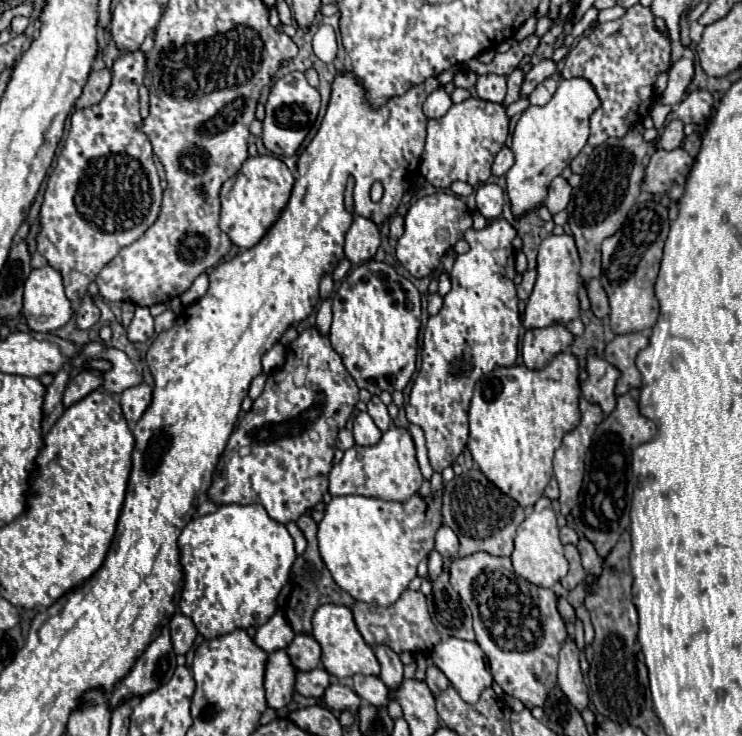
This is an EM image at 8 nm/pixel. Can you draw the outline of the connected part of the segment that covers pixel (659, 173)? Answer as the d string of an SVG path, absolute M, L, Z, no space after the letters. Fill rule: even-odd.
M656 149L646 167L644 189L654 195L666 193L670 199L678 201L680 195L684 193L686 175L692 167L692 161L694 159L684 149L674 151Z

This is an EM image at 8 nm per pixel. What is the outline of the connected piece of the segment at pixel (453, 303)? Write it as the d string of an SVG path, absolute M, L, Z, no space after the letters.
M494 219L482 231L468 229L464 239L470 243L470 251L456 257L450 273L452 289L444 297L440 313L428 319L422 367L410 391L406 417L422 427L434 471L450 467L466 447L468 405L474 383L496 367L512 367L518 357L522 321L514 289L516 251L510 243L514 237L516 231L504 219Z

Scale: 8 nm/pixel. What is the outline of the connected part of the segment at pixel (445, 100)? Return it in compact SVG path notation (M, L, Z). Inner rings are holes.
M440 87L440 89L436 89L434 93L428 95L428 99L424 103L424 113L426 113L428 119L438 119L450 109L450 105L452 105L450 95Z

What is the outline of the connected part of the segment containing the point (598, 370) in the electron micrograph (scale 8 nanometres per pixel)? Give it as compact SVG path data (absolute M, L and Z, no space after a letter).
M592 351L588 357L586 371L588 371L588 379L582 385L582 395L588 399L588 403L600 405L604 415L610 415L616 407L614 385L620 373L608 361L596 357Z

